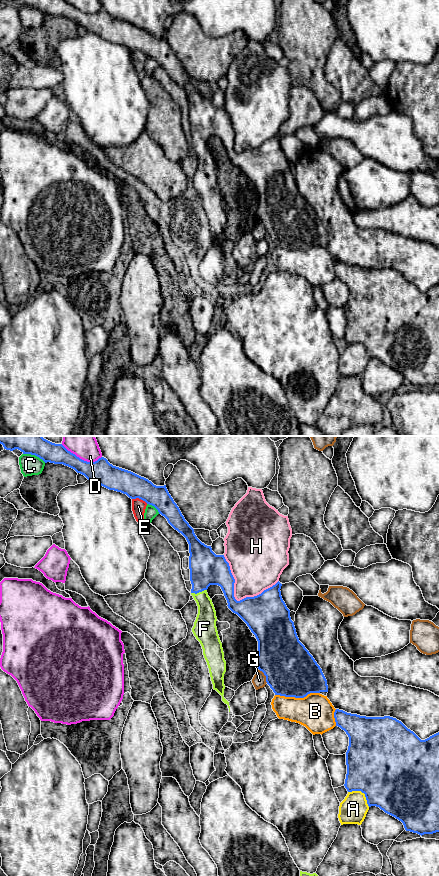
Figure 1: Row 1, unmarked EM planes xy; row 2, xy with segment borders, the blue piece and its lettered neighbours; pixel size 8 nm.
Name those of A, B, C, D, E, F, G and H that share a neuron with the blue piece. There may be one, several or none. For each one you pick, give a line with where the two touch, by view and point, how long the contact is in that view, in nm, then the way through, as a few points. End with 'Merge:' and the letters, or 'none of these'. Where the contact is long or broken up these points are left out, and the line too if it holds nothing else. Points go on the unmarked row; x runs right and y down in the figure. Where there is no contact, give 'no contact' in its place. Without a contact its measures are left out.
F: contact xy (198, 144); length 130 nm; way xy (206, 120), (201, 128), (198, 144), (205, 157), (205, 174)
Merge: F

